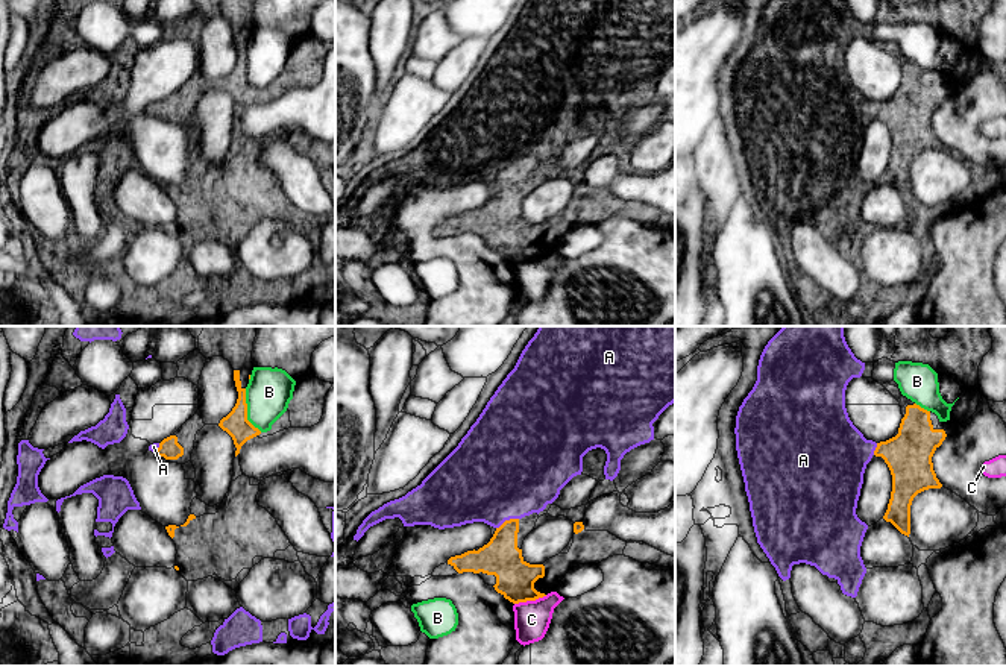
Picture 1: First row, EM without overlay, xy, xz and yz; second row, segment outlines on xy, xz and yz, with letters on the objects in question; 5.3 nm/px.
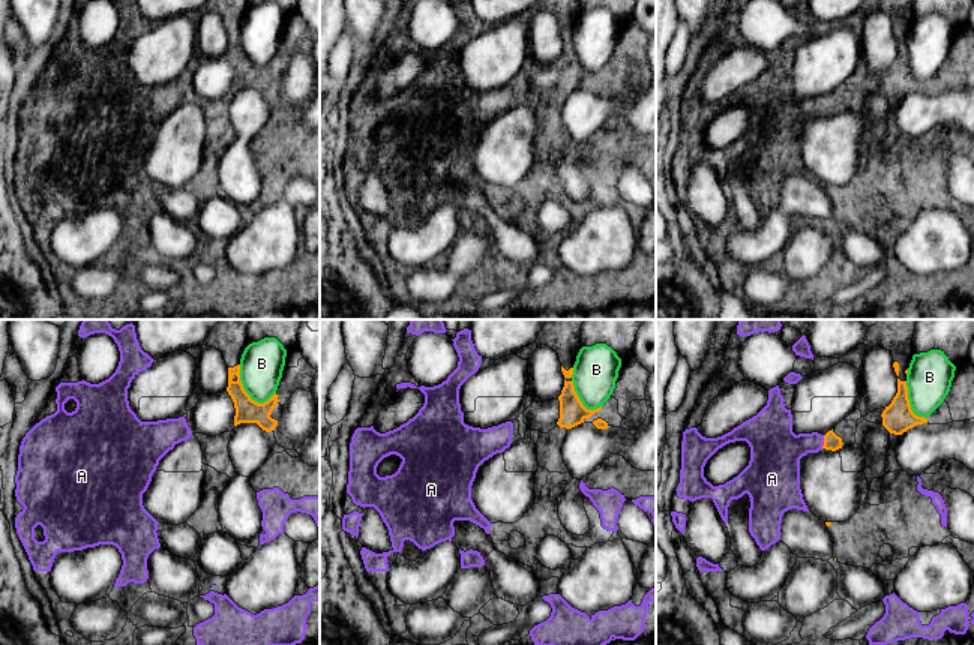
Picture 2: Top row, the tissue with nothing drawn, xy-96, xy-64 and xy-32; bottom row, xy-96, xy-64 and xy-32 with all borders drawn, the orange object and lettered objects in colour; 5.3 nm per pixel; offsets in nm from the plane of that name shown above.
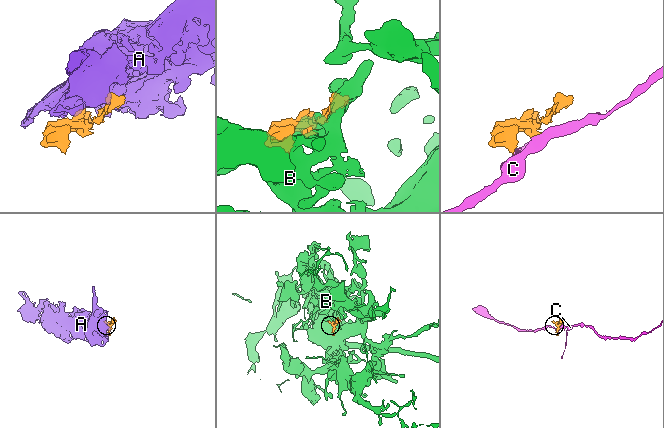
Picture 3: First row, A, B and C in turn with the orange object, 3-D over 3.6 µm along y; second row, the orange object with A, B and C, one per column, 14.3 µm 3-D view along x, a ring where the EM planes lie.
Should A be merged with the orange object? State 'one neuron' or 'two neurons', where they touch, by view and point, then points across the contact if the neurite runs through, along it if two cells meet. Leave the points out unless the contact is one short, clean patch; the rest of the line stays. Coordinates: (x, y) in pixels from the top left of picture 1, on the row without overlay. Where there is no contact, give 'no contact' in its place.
one neuron | xz (507, 181)

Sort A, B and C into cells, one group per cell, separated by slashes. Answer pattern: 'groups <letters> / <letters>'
groups A / B / C

